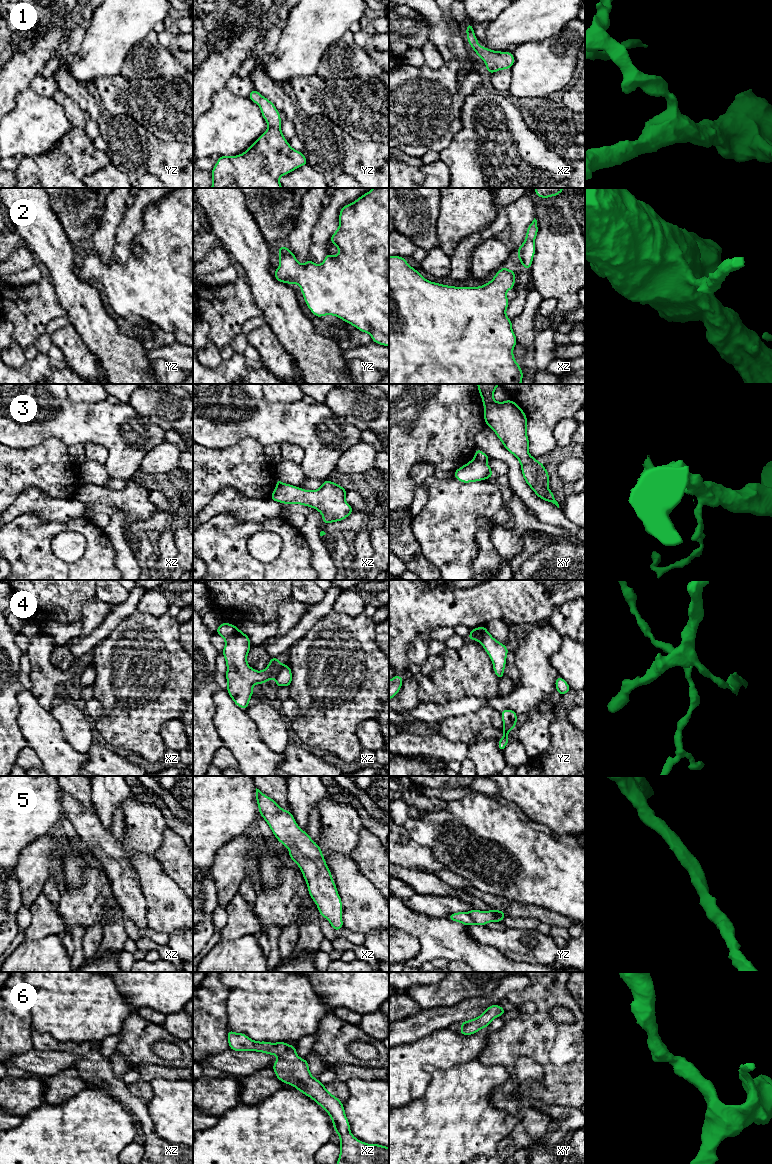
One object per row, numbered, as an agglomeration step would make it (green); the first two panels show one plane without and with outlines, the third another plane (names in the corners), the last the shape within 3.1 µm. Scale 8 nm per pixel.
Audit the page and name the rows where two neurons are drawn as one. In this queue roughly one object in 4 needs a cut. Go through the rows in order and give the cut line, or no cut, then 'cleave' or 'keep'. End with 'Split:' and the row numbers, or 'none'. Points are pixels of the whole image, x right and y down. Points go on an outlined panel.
1: no cut; keep
2: no cut; keep
3: cut in xy along (474, 458), (485, 463); cleave
4: cut in xz along (281, 664), (274, 677); cleave
5: no cut; keep
6: no cut; keep
Split: 3, 4

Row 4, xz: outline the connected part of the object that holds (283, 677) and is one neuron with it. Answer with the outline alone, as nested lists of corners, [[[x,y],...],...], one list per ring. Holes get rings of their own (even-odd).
[[[281,664],[279,671],[275,677],[275,683],[278,687],[291,686],[292,684],[292,671],[289,665]]]

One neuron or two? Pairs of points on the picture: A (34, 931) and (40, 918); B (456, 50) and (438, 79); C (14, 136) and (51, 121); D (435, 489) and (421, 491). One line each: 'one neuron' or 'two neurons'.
A: one neuron
B: two neurons
C: one neuron
D: two neurons

